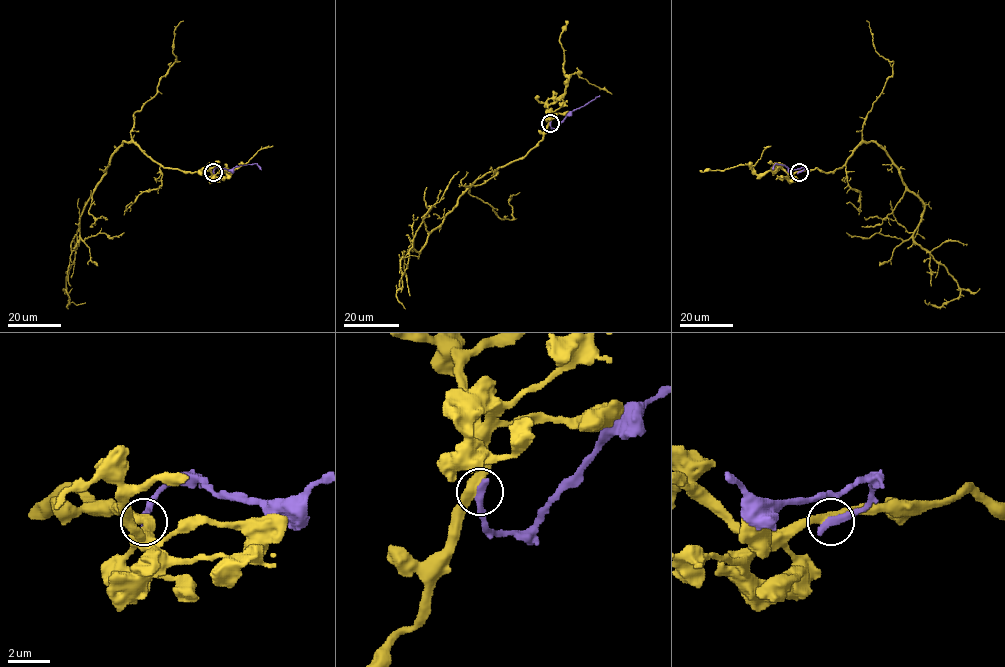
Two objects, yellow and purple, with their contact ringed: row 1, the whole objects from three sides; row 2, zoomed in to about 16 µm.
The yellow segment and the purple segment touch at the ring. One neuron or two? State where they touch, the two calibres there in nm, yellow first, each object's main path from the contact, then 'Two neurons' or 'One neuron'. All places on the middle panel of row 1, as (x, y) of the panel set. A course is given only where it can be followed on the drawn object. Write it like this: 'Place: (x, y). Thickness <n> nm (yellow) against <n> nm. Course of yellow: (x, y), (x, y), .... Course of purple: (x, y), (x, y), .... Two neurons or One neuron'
Place: (550, 123). Thickness 440 nm (yellow) against 480 nm. Course of yellow: (550, 122), (524, 157), (479, 177), (419, 252), (413, 240), (400, 288), (400, 261), (419, 256). Course of purple: (550, 123), (552, 128), (556, 128), (571, 113), (600, 96). Two neurons

